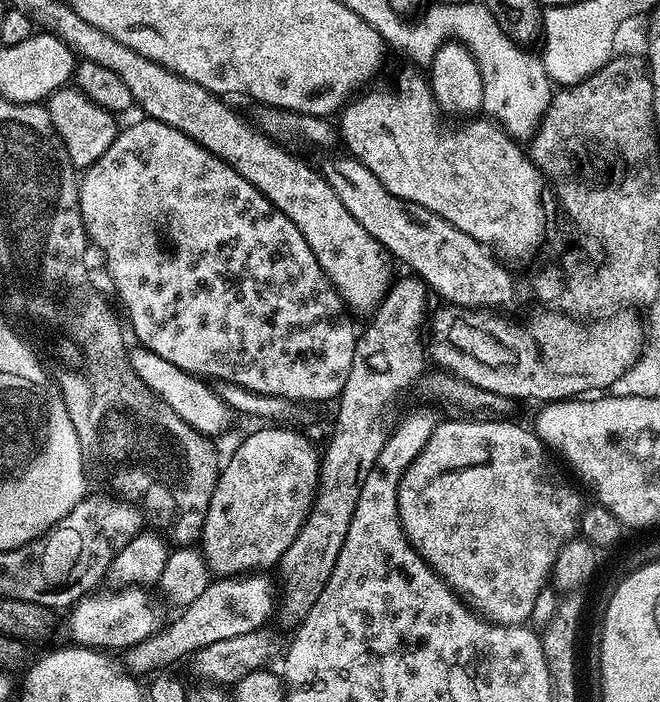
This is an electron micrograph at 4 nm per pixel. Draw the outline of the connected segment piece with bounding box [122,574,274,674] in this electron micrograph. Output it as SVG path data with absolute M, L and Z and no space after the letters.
M241 574L239 576L225 576L213 579L194 598L194 602L183 605L179 609L180 616L176 616L168 625L157 627L149 636L142 638L136 644L123 649L122 664L133 674L140 672L155 673L157 670L168 670L171 664L189 657L202 646L215 640L232 638L234 634L250 634L265 627L268 615L274 612L274 596L272 588L263 580L260 574Z

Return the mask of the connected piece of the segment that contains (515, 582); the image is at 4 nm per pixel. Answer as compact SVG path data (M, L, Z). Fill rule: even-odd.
M504 418L484 419L488 420L448 420L445 424L444 421L437 423L432 429L424 448L412 460L412 464L409 465L400 483L398 490L400 521L412 547L444 579L449 588L470 601L471 607L479 615L493 622L523 625L532 619L534 598L537 598L539 591L546 586L558 550L566 541L573 539L577 531L582 503L580 504L580 496L576 493L575 486L556 469L549 449L531 427L523 428L522 425L515 424L512 420L500 420Z

